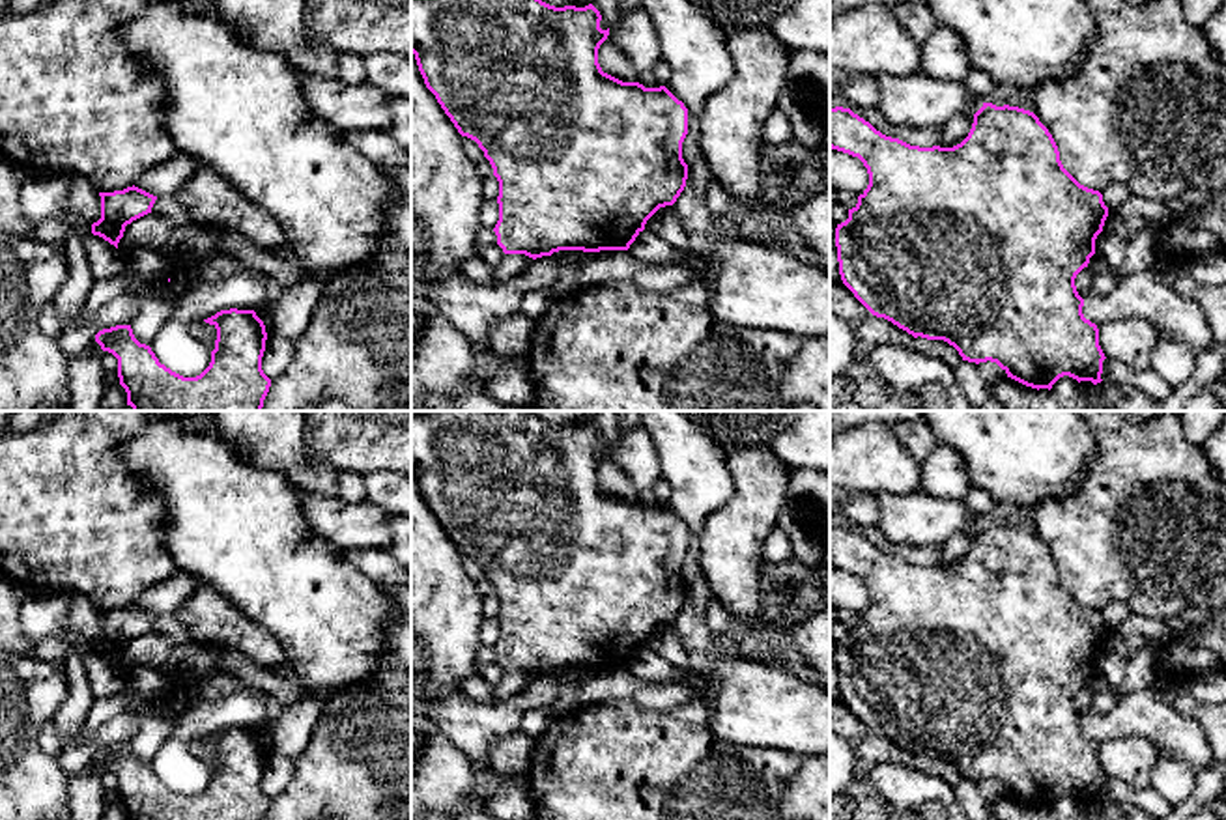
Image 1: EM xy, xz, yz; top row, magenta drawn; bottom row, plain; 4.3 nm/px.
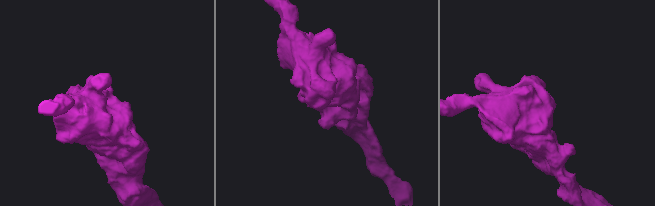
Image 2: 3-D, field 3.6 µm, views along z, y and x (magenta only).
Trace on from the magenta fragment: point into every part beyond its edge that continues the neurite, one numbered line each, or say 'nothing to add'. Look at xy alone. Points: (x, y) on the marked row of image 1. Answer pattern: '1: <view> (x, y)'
nothing to add

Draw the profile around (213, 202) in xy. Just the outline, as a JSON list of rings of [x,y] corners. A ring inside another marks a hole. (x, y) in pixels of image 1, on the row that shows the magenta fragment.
[[[200,166],[176,198],[204,228],[237,230],[267,250],[286,245],[278,220],[211,166]]]

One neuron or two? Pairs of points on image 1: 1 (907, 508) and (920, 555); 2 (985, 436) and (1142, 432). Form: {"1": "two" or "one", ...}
{"1": "two", "2": "two"}

